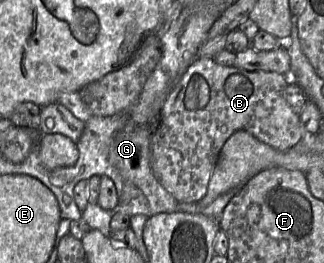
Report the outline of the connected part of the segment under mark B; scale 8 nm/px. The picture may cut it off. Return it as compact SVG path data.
M197 57L168 94L160 112L160 122L151 138L151 167L161 185L178 202L200 201L206 194L220 150L238 130L245 130L276 150L295 146L306 135L295 113L285 99L289 75L267 71L247 71L236 66L223 66L214 58Z

